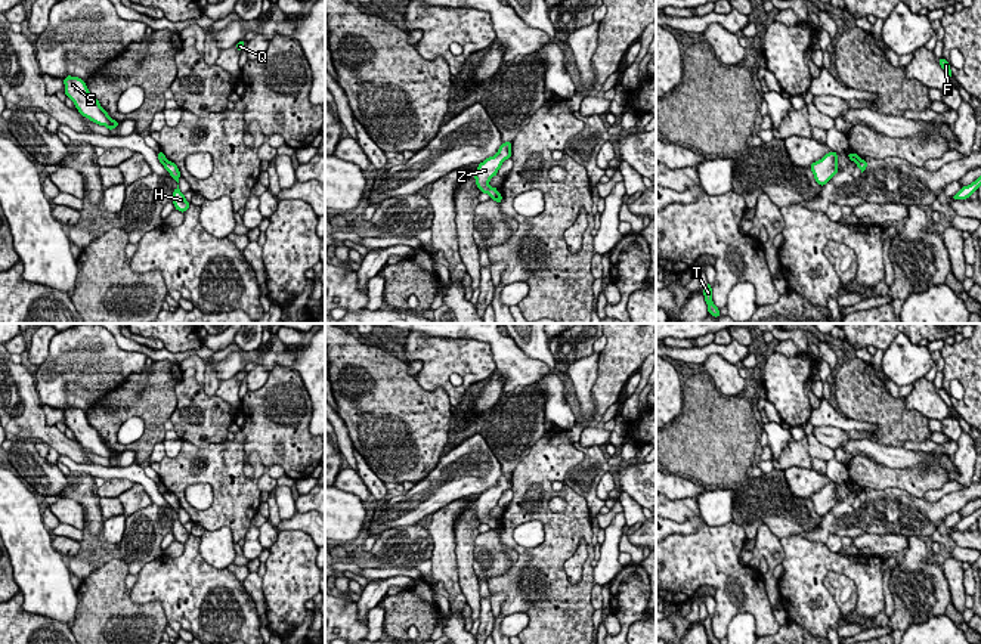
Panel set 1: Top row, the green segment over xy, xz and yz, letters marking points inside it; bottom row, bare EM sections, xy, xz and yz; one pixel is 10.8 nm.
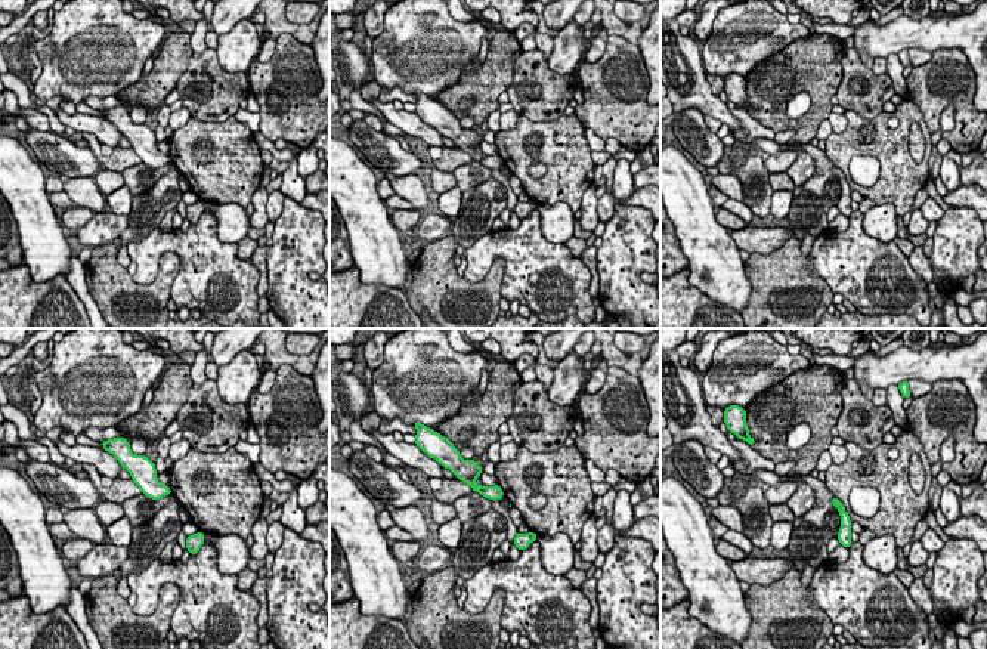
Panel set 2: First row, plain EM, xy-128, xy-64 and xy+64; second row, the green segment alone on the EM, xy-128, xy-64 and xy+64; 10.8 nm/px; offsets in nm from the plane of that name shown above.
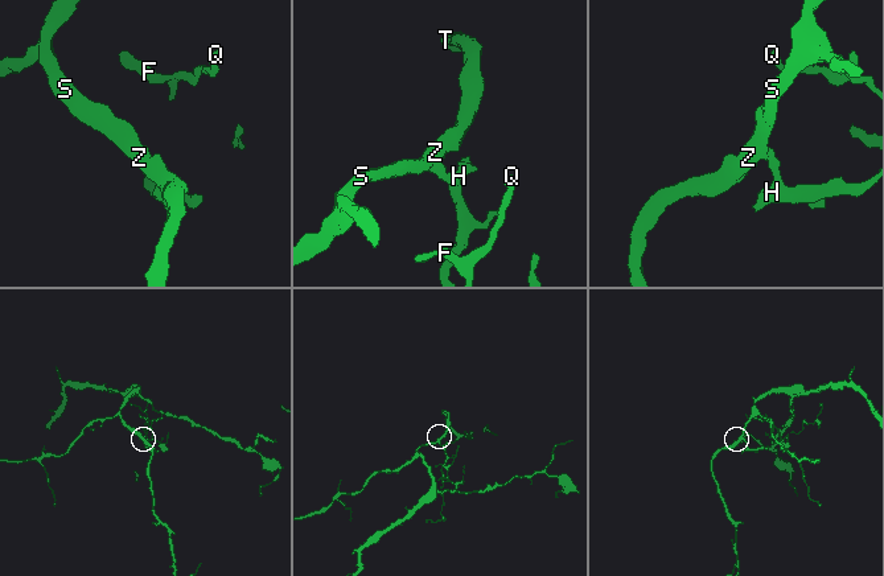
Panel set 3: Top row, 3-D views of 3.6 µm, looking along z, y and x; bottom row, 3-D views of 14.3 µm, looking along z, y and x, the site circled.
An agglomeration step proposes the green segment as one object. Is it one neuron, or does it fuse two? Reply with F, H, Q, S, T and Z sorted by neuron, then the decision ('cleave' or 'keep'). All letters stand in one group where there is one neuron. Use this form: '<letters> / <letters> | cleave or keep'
F H Q / S T Z | cleave

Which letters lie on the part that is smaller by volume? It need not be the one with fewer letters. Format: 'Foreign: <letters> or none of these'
Foreign: F, H, Q

